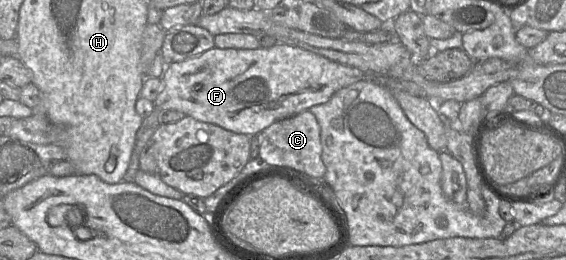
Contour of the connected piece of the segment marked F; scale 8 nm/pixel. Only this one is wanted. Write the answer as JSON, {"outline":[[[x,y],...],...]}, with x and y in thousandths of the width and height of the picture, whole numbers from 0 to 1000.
{"outline":[[[488,169],[475,188],[378,181],[352,215],[295,250],[284,300],[286,346],[272,388],[276,415],[313,423],[327,446],[383,481],[412,512],[447,523],[488,465],[576,396],[597,346],[641,304],[643,281],[523,177]]]}

